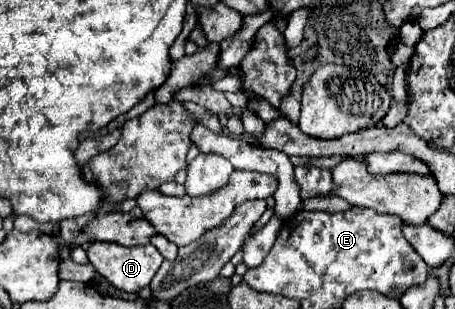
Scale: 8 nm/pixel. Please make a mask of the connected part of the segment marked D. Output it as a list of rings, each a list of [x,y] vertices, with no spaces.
[[[94,242],[88,248],[88,260],[90,264],[96,268],[96,272],[100,276],[104,276],[112,286],[116,286],[122,292],[140,292],[142,288],[146,288],[154,274],[158,272],[160,264],[162,264],[162,254],[152,246],[132,246],[132,248],[124,248],[120,244],[112,244],[112,242]]]

